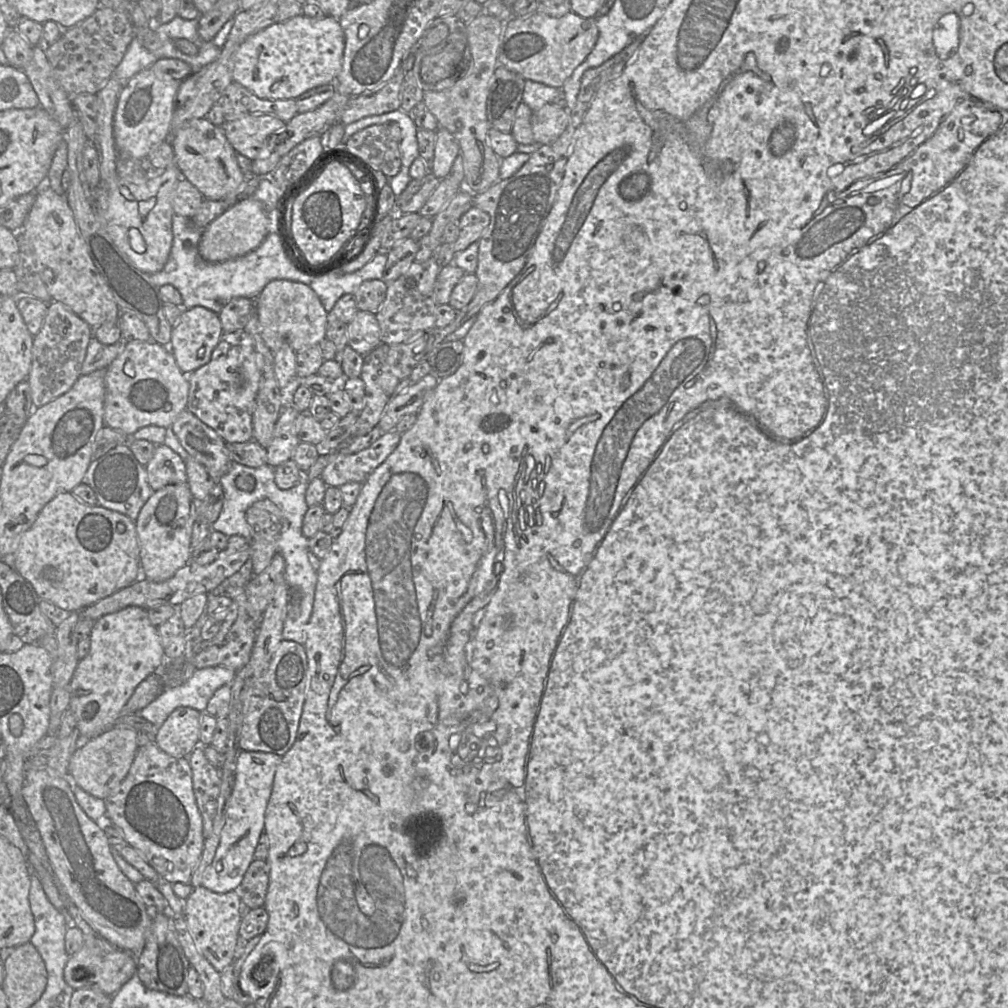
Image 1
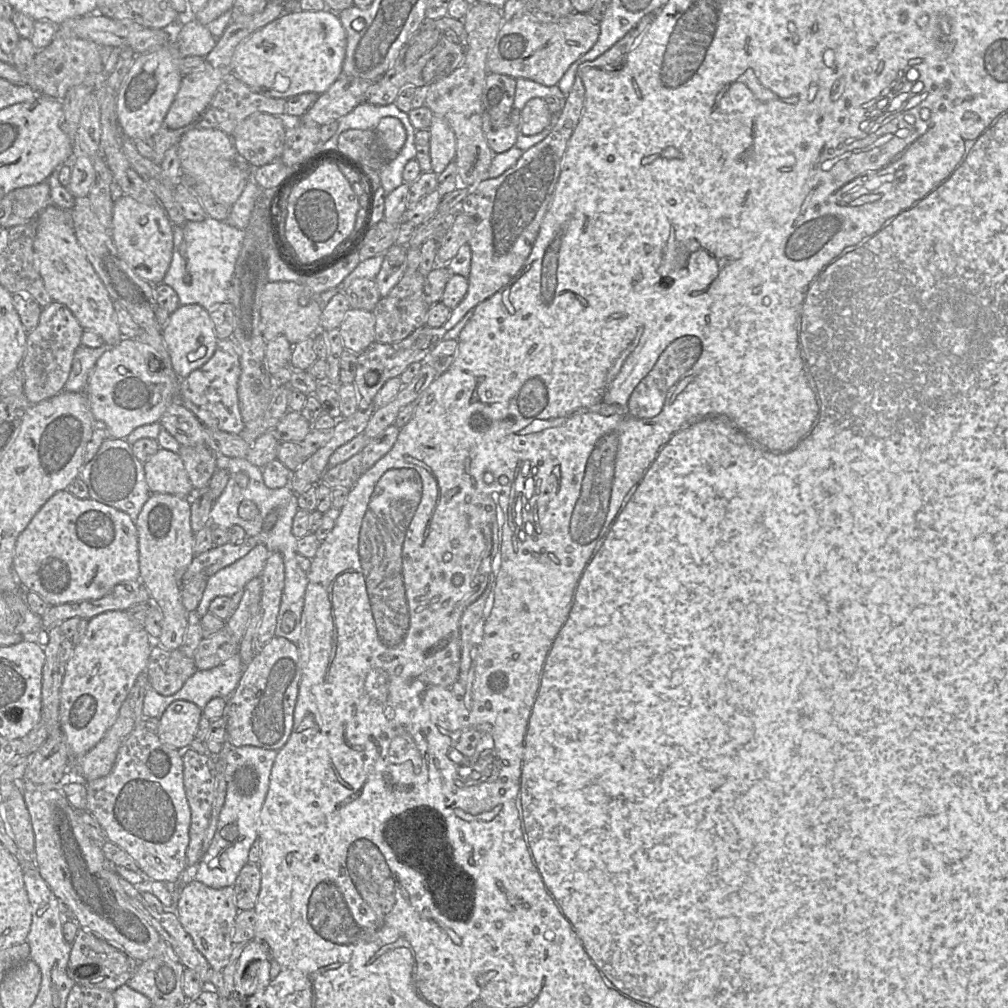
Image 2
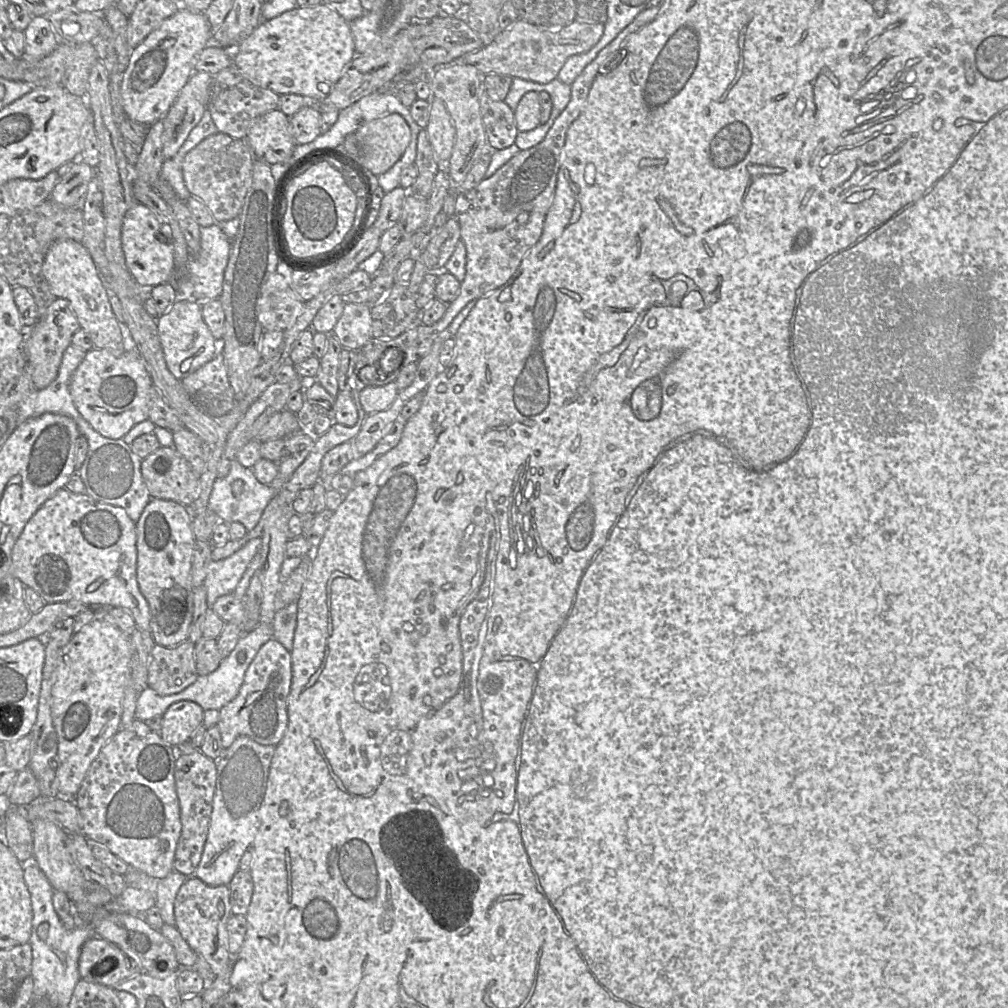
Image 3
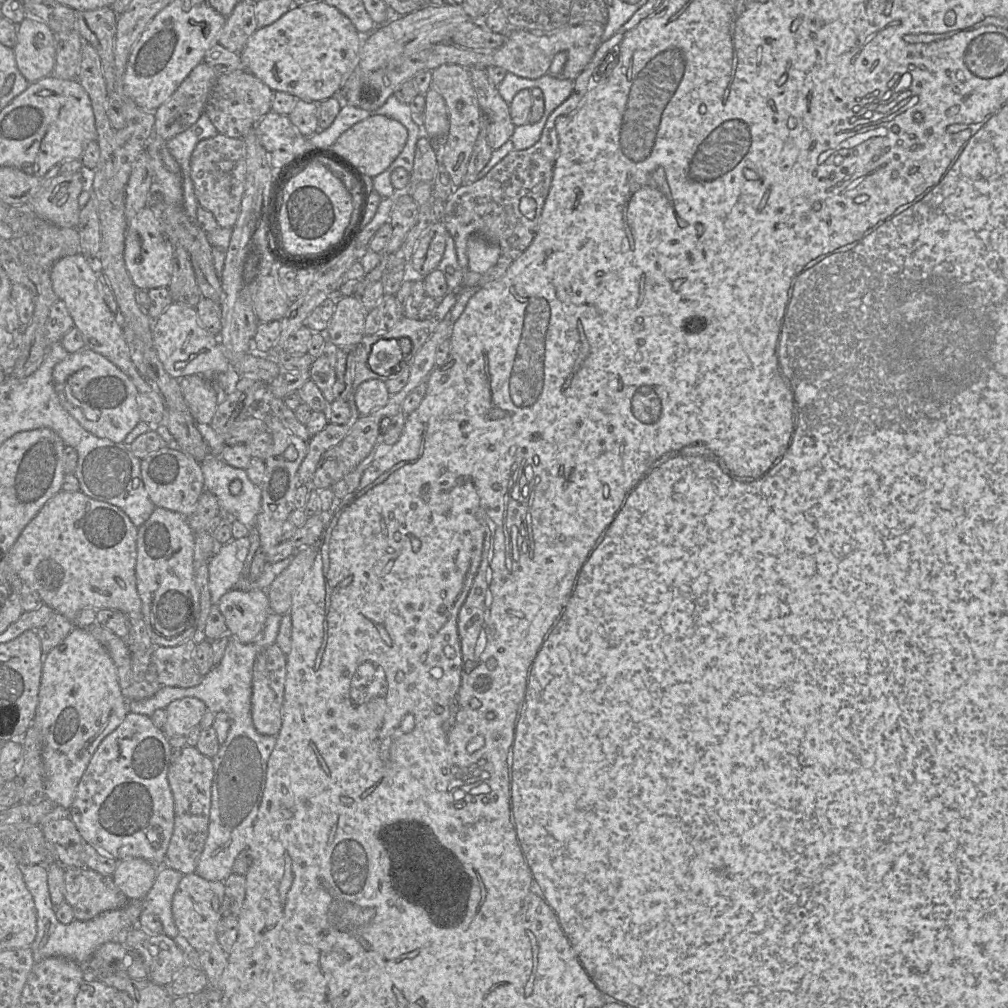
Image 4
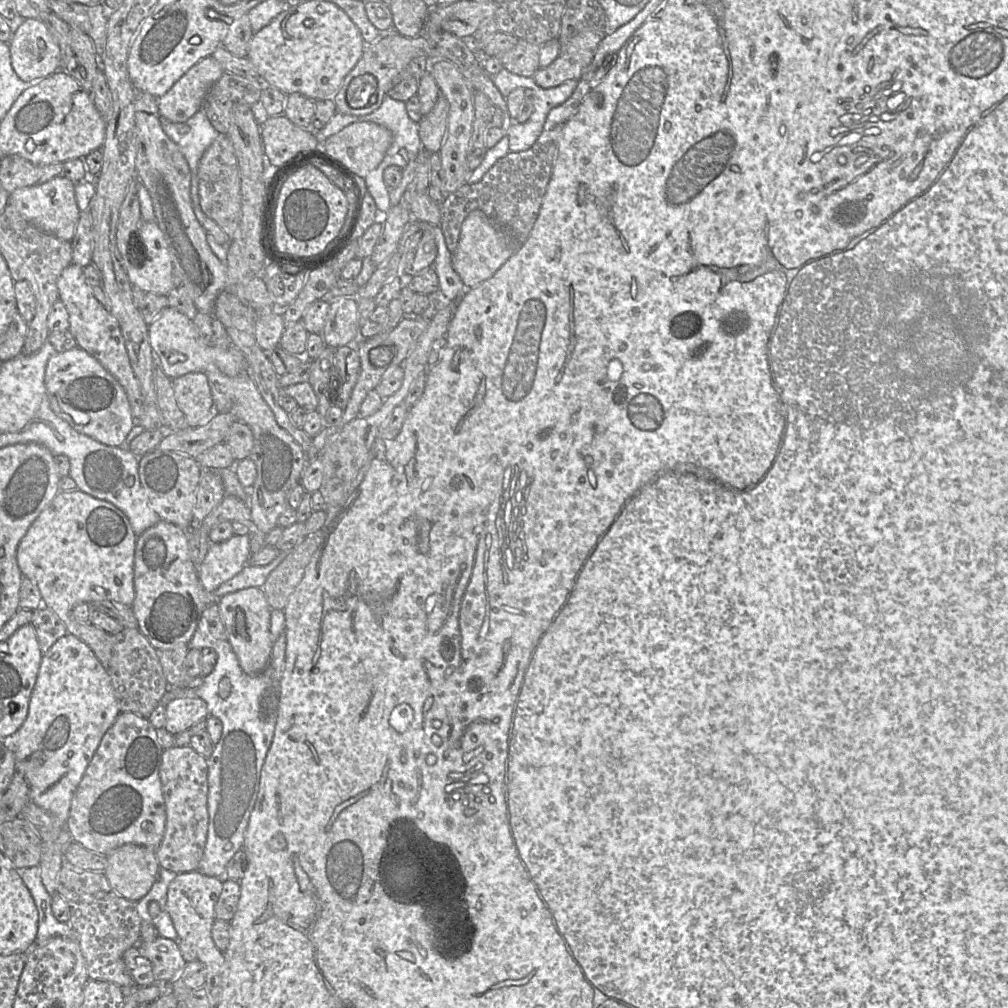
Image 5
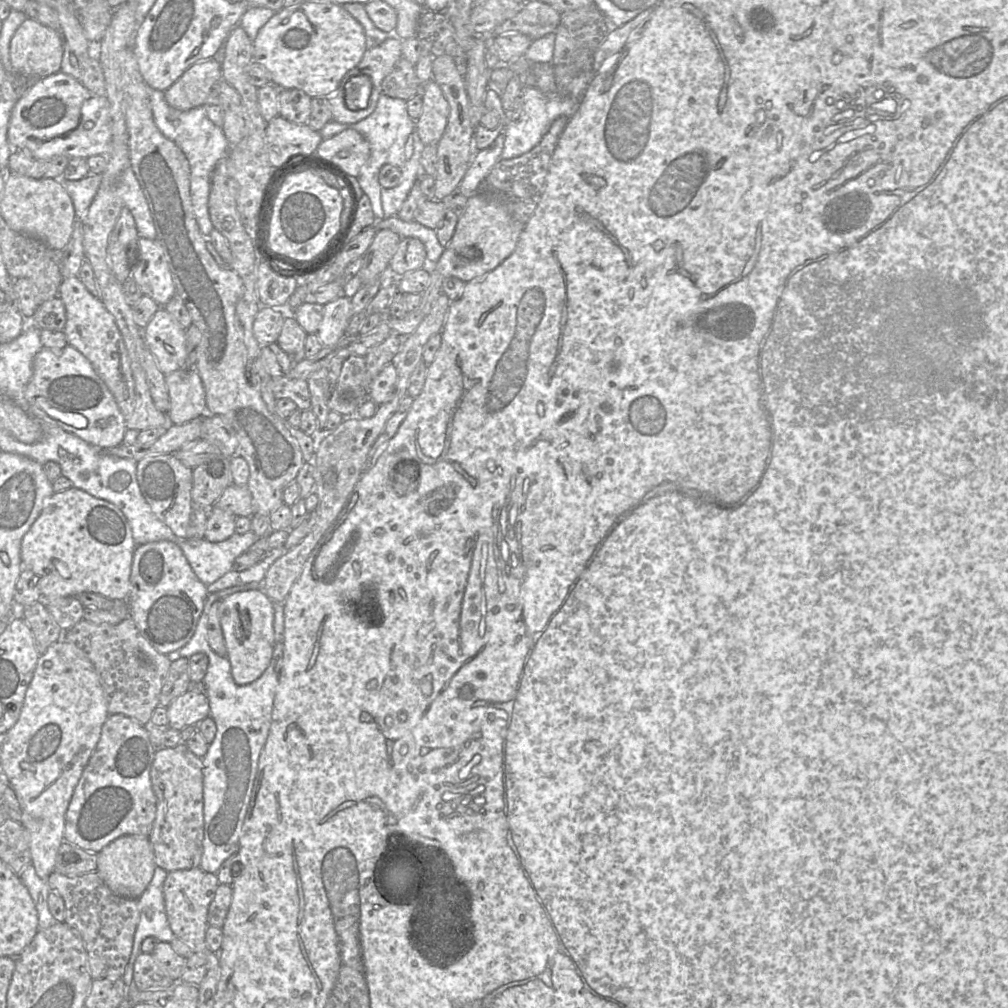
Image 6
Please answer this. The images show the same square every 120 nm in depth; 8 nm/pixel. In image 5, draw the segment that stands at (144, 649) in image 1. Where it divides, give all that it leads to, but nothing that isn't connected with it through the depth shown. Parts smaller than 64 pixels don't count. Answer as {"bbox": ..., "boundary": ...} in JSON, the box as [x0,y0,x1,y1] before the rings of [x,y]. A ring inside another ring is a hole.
{"bbox":[11,633,120,824],"boundary":[[[69,633],[58,639],[43,654],[31,694],[27,718],[11,739],[11,748],[16,759],[16,771],[21,772],[28,782],[30,801],[66,824],[70,815],[72,797],[86,768],[103,735],[120,713],[112,680],[91,648]]]}

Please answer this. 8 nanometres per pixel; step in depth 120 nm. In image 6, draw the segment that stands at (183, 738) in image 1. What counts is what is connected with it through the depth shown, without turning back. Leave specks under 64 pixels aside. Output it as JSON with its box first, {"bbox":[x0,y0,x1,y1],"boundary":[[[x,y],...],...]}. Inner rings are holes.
{"bbox":[167,690,209,731],"boundary":[[[188,690],[167,706],[168,727],[178,731],[198,725],[209,715],[209,700],[202,692]]]}

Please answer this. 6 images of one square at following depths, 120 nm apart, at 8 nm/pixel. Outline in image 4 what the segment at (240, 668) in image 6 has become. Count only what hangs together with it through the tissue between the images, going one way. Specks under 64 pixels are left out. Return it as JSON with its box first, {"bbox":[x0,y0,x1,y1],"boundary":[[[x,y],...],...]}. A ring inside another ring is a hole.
{"bbox":[217,588,270,643],"boundary":[[[233,588],[217,604],[223,615],[230,637],[251,643],[262,634],[270,613],[266,590]]]}

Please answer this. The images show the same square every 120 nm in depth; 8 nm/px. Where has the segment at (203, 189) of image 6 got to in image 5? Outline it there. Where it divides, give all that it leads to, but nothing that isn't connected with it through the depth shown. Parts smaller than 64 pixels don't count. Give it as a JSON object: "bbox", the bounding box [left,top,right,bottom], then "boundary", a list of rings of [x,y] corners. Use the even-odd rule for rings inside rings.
{"bbox":[160,108,220,225],"boundary":[[[202,108],[184,123],[172,123],[162,119],[160,124],[164,133],[178,145],[191,171],[191,199],[196,218],[202,225],[207,216],[200,205],[198,164],[209,146],[220,136],[212,126]]]}

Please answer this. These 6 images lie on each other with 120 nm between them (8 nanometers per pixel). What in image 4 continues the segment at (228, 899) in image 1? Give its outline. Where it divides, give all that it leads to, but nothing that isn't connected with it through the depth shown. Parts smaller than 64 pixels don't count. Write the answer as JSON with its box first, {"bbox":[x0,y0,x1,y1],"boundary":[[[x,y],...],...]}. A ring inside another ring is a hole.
{"bbox":[172,872,228,987],"boundary":[[[196,872],[183,875],[172,899],[172,916],[182,936],[199,954],[202,970],[208,979],[208,987],[218,987],[227,965],[228,955],[217,938],[217,928],[223,918],[221,905],[225,895],[223,881],[208,881]]]}

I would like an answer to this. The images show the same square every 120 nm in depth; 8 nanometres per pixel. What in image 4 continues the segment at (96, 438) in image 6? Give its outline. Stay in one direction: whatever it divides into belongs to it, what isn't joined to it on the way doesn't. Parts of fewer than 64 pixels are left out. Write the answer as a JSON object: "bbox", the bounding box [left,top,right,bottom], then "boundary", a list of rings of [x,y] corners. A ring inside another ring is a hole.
{"bbox":[53,348,141,443],"boundary":[[[84,348],[55,365],[53,385],[63,408],[91,434],[121,443],[141,421],[137,390],[130,378],[104,356]]]}

